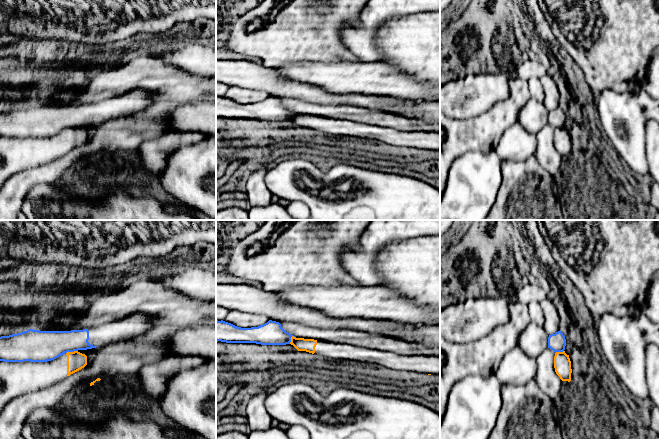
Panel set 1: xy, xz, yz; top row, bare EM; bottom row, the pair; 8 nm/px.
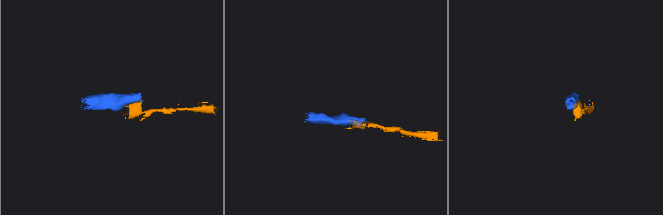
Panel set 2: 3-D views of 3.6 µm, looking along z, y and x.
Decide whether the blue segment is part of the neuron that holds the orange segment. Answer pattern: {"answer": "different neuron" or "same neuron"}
{"answer": "different neuron"}

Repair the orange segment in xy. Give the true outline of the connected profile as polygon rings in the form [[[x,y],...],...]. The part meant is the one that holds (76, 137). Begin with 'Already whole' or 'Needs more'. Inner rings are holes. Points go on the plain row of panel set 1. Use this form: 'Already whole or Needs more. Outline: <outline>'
Needs more. Outline: [[[67,128],[47,138],[0,137],[0,189],[16,173],[49,163],[87,141],[87,132]]]

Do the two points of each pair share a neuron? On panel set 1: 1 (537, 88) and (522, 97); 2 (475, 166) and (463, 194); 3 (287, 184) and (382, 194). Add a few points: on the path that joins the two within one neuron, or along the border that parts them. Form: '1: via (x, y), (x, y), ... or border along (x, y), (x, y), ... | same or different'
1: border along (526, 81), (530, 97) | different
2: via (475, 173), (470, 187) | same
3: via (311, 199), (328, 206), (358, 206) | same

